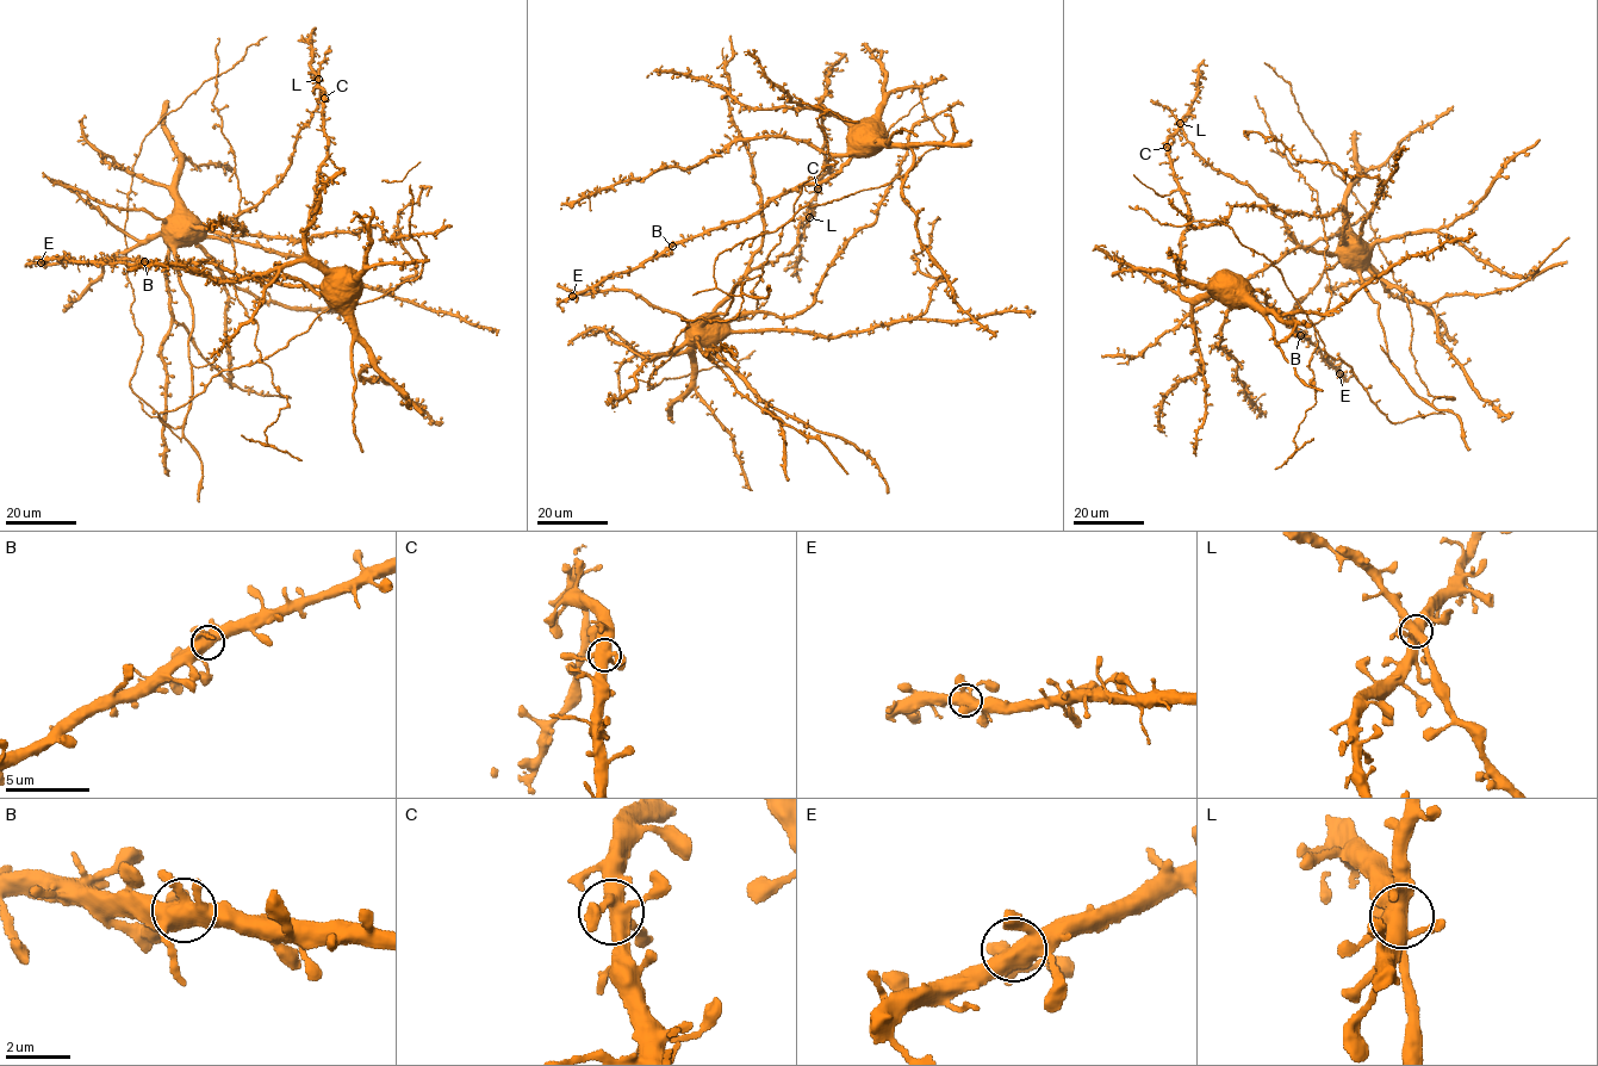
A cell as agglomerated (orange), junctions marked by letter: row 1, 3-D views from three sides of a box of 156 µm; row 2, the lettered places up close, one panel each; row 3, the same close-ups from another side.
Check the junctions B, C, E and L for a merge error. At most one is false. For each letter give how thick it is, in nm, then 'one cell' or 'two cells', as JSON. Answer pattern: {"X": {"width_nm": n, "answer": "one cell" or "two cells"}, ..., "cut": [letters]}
{"B": {"width_nm": 480, "answer": "one cell"}, "C": {"width_nm": 500, "answer": "one cell"}, "E": {"width_nm": 480, "answer": "one cell"}, "L": {"width_nm": 550, "answer": "two cells"}, "cut": ["L"]}

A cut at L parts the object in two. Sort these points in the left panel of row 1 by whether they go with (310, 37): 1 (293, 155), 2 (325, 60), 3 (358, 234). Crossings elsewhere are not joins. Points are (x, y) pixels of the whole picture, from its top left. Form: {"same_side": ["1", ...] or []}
{"same_side": []}

